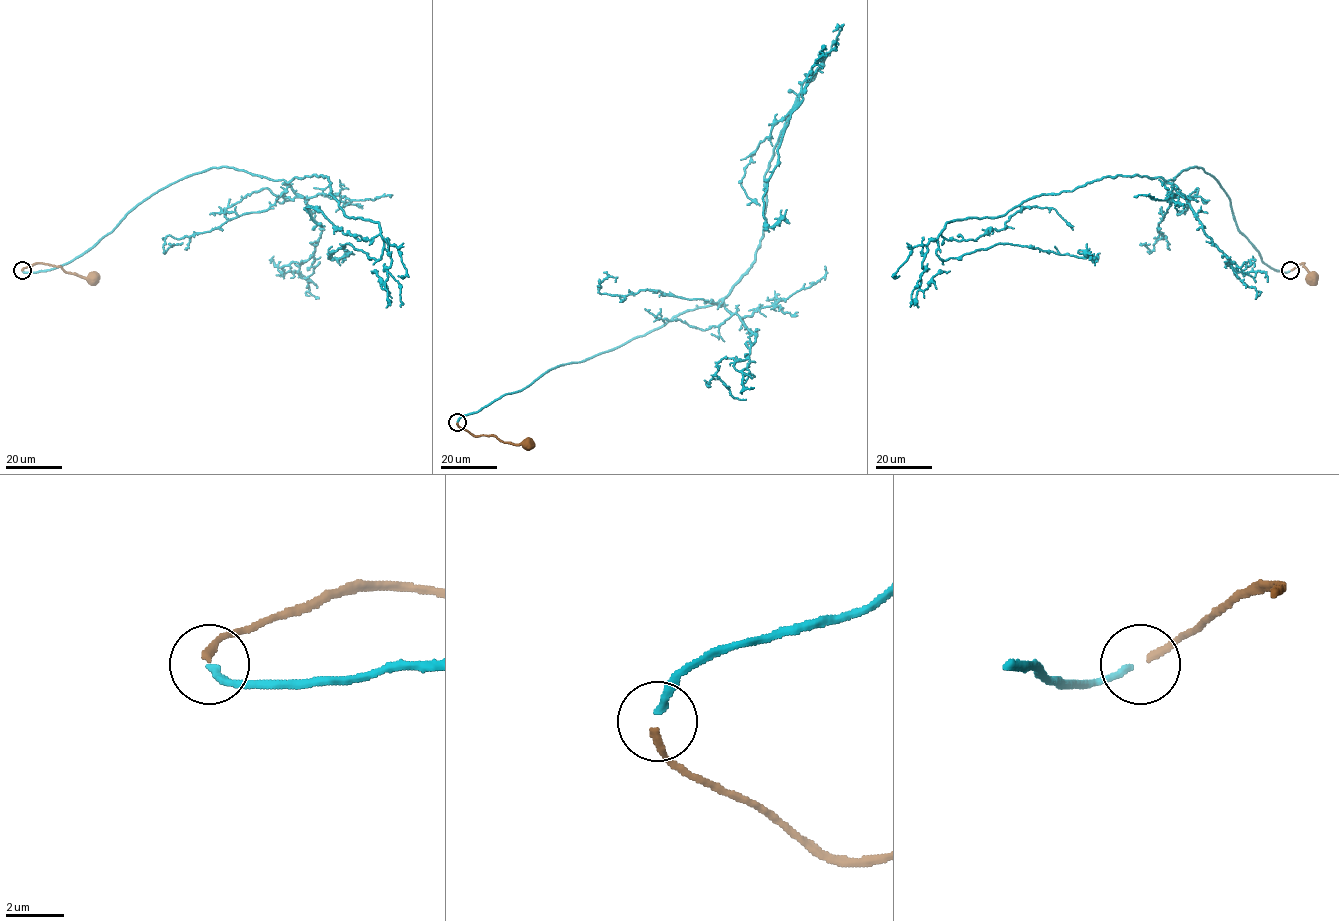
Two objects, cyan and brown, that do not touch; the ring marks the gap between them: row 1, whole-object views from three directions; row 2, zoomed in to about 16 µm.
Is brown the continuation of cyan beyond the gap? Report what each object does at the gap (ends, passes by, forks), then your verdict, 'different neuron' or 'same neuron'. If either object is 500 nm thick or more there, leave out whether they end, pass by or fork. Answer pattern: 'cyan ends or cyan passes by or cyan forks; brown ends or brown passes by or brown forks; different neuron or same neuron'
cyan ends; brown ends; same neuron

